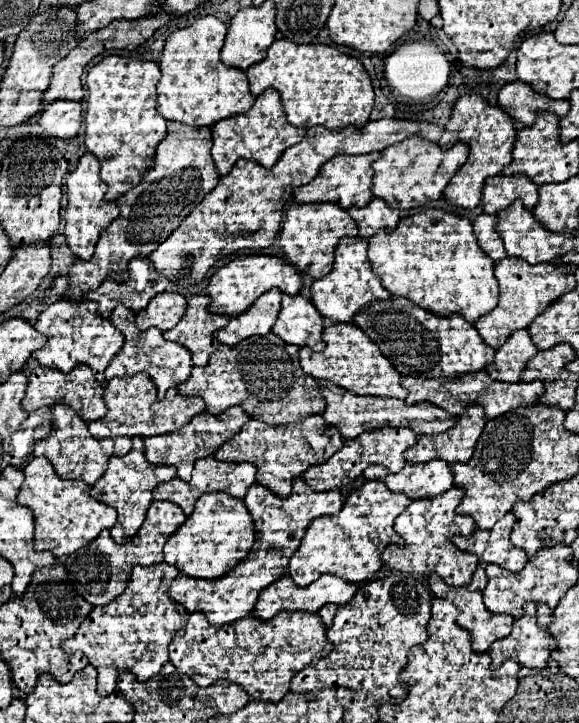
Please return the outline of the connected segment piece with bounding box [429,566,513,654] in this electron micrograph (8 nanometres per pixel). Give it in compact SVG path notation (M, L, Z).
M479 566L477 572L473 574L473 582L465 588L449 588L443 584L443 580L439 576L431 576L429 578L429 590L437 596L437 598L445 598L449 602L453 602L461 614L457 616L457 624L465 630L471 632L471 642L473 642L473 652L477 654L483 654L489 650L489 646L495 642L495 640L501 640L505 636L511 634L511 624L513 624L513 618L511 616L505 616L505 614L493 614L489 612L485 606L483 606L483 588L485 588L487 580L485 580L485 570Z

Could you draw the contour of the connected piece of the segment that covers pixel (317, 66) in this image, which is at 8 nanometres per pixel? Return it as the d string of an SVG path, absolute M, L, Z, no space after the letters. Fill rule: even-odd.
M277 40L267 50L267 58L253 64L245 74L253 96L259 96L265 88L279 92L285 116L293 126L311 128L321 124L329 130L341 130L347 126L363 128L369 122L373 110L371 78L357 58L343 56L333 46L297 46L289 40Z

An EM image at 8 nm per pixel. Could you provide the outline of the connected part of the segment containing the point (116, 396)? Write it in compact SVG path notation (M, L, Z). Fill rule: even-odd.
M135 374L135 376L123 376L123 378L113 378L105 386L103 400L107 404L107 414L103 420L97 420L89 424L89 432L97 438L135 438L135 436L159 436L159 434L169 434L173 430L183 428L185 424L191 422L195 414L205 412L205 400L195 398L195 396L181 396L177 388L169 388L163 400L157 398L157 388L145 374Z

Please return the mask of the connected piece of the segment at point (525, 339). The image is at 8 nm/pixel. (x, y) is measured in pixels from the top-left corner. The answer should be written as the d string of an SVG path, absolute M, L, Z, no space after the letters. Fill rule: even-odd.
M527 330L513 332L505 346L501 346L495 354L493 370L487 370L493 380L499 382L521 382L521 374L525 370L525 364L529 358L533 358L539 350L531 342L531 336Z

